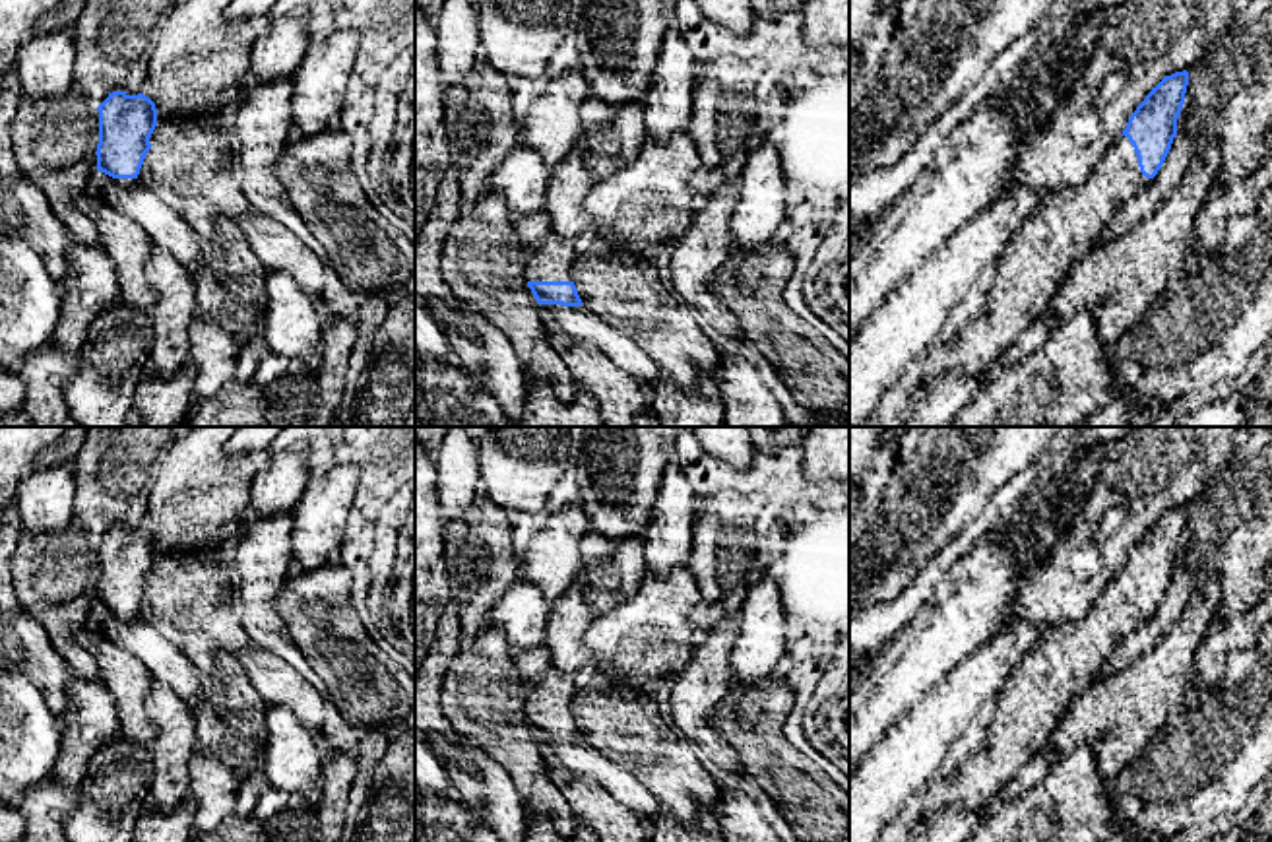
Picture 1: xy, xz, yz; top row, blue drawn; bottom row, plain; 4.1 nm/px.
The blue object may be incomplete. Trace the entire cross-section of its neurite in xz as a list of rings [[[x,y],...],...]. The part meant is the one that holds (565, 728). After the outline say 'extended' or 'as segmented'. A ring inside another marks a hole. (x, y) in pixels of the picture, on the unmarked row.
[[[541,644],[516,656],[516,669],[525,683],[522,708],[539,739],[584,739],[572,716],[574,675],[553,667],[551,652]]] | extended

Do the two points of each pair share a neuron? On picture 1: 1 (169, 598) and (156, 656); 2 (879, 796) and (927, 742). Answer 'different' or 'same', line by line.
1: different
2: same

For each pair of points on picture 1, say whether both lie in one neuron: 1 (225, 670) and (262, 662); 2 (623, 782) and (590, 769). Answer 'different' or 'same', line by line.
1: different
2: same

